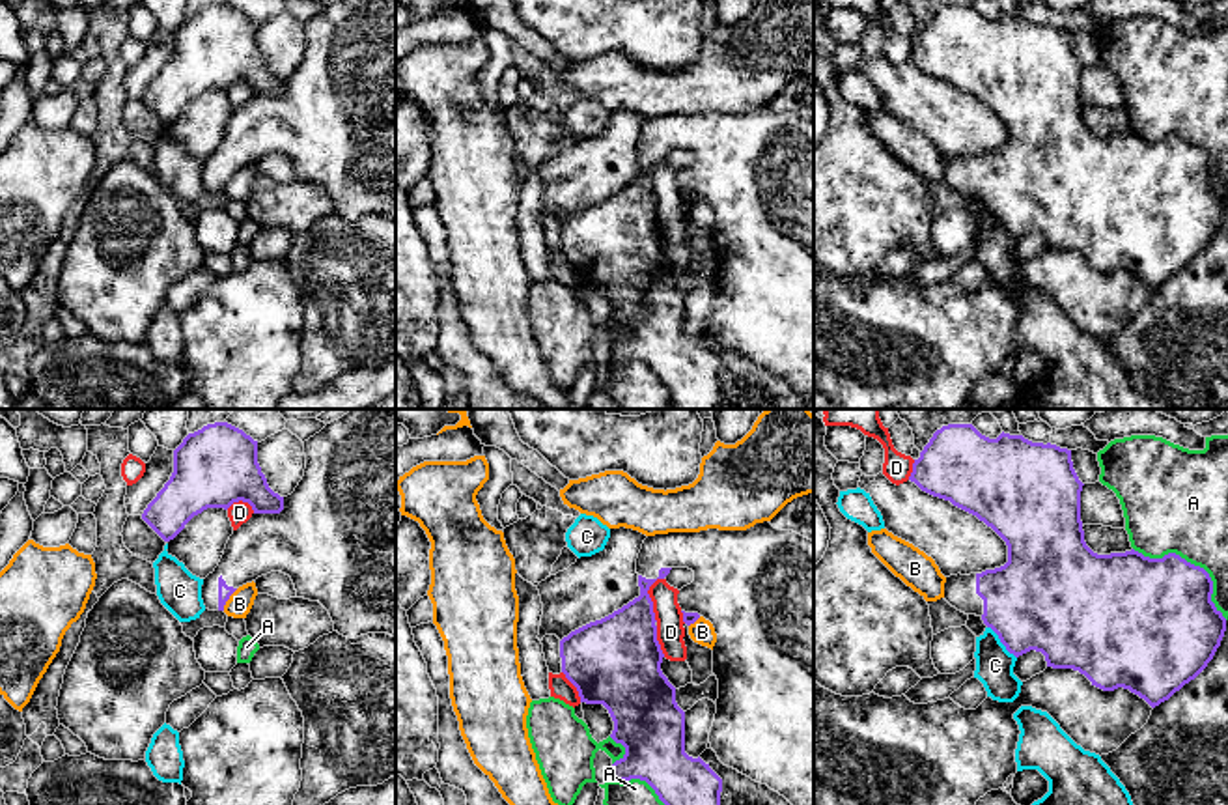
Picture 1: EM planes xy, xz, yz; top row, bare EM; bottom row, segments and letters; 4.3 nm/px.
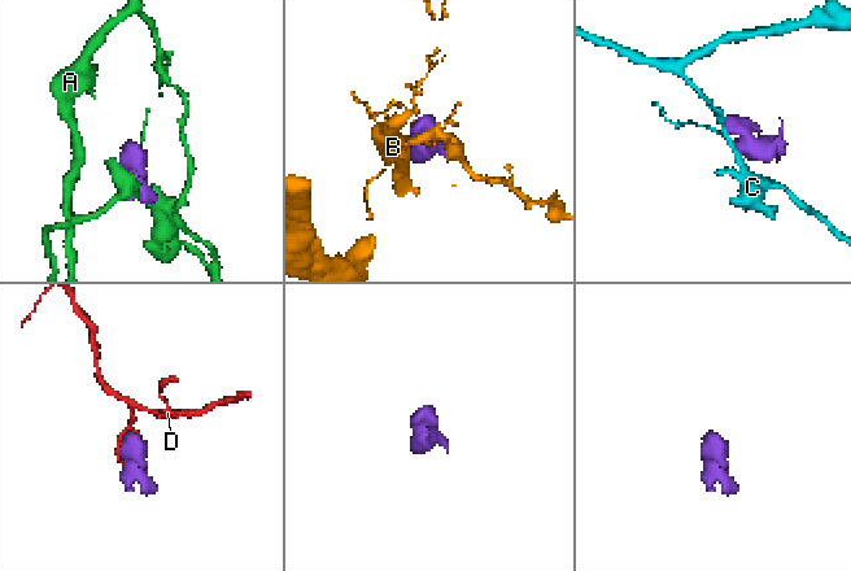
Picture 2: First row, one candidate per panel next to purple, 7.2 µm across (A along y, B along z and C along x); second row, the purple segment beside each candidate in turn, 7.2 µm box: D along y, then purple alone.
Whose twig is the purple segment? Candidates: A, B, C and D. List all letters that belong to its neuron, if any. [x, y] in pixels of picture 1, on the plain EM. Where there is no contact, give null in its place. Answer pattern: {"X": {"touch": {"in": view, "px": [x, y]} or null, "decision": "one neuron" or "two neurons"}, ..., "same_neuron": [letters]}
{"A": {"touch": {"in": "yz", "px": [1193, 146]}, "decision": "two neurons"}, "B": {"touch": {"in": "xy", "px": [228, 180]}, "decision": "two neurons"}, "C": {"touch": {"in": "yz", "px": [1001, 223]}, "decision": "two neurons"}, "D": {"touch": {"in": "xz", "px": [650, 180]}, "decision": "two neurons"}, "same_neuron": []}

